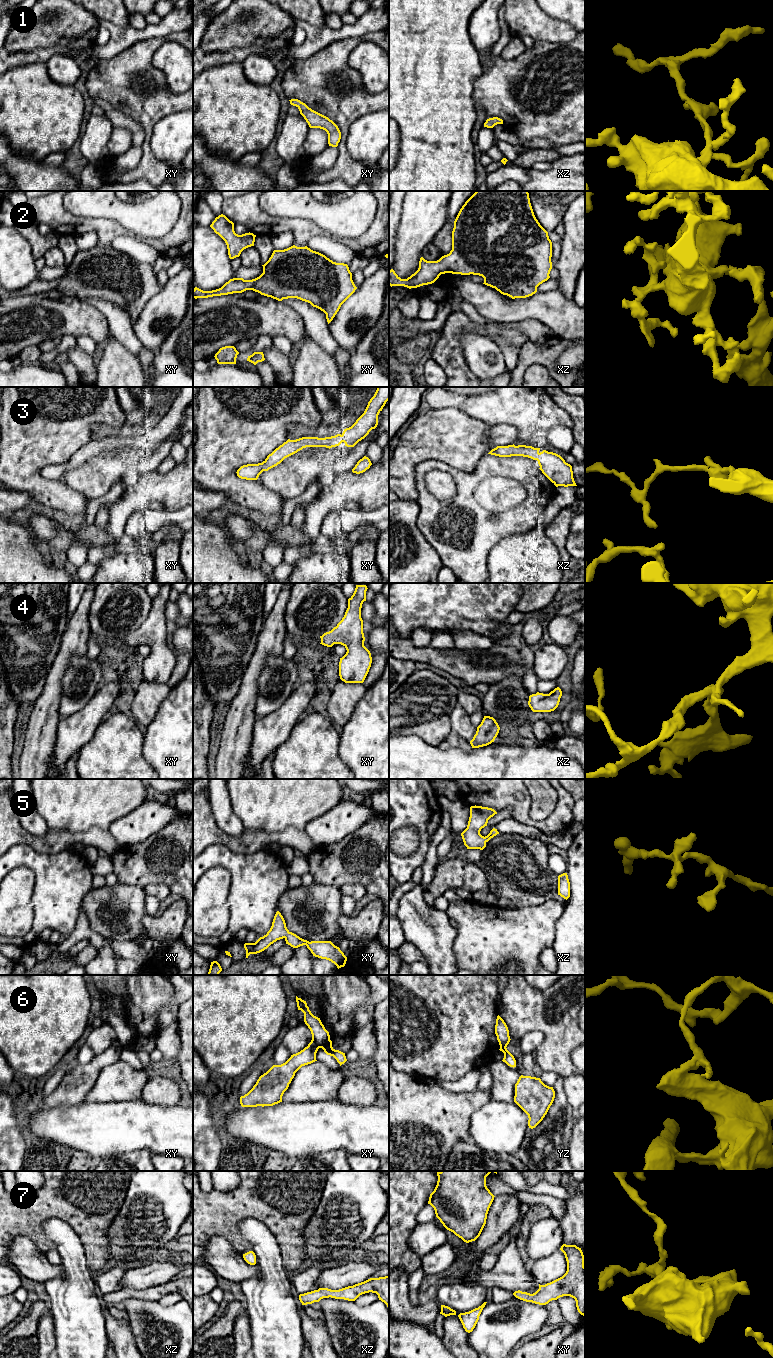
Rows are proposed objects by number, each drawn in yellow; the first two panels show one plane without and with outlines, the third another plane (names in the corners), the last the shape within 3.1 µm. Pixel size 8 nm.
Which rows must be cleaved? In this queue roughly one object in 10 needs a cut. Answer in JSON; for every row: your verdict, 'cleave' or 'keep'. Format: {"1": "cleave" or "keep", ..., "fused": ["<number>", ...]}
{"1": "keep", "2": "keep", "3": "keep", "4": "keep", "5": "keep", "6": "cleave", "7": "keep", "fused": ["6"]}

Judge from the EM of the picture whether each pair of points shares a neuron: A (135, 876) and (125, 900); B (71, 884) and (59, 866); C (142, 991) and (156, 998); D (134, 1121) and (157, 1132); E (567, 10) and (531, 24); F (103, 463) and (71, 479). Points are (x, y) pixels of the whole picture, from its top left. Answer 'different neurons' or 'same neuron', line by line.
A: different neurons
B: same neuron
C: same neuron
D: same neuron
E: different neurons
F: same neuron

